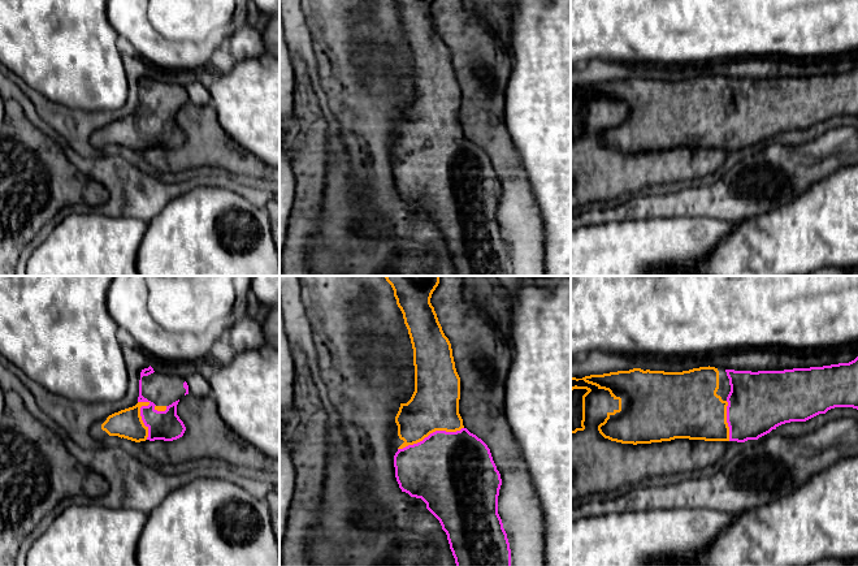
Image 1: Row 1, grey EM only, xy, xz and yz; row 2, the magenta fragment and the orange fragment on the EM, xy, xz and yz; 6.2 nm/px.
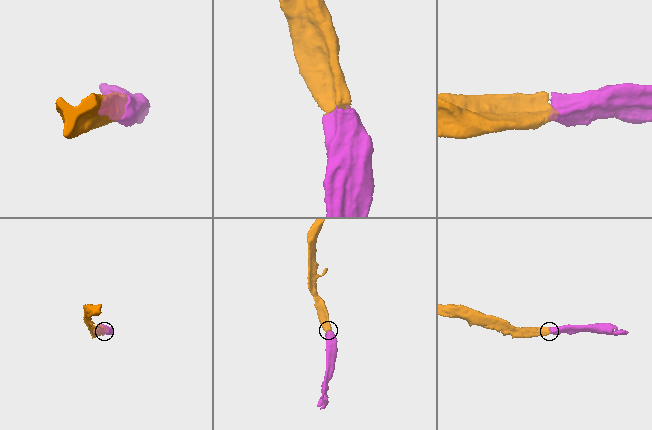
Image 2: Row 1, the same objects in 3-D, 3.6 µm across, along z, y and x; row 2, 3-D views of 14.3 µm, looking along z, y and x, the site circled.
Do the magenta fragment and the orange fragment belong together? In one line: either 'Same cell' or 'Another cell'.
Same cell

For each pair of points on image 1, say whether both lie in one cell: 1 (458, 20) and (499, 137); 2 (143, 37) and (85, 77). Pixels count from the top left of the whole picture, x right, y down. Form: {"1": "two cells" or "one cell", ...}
{"1": "one cell", "2": "two cells"}

